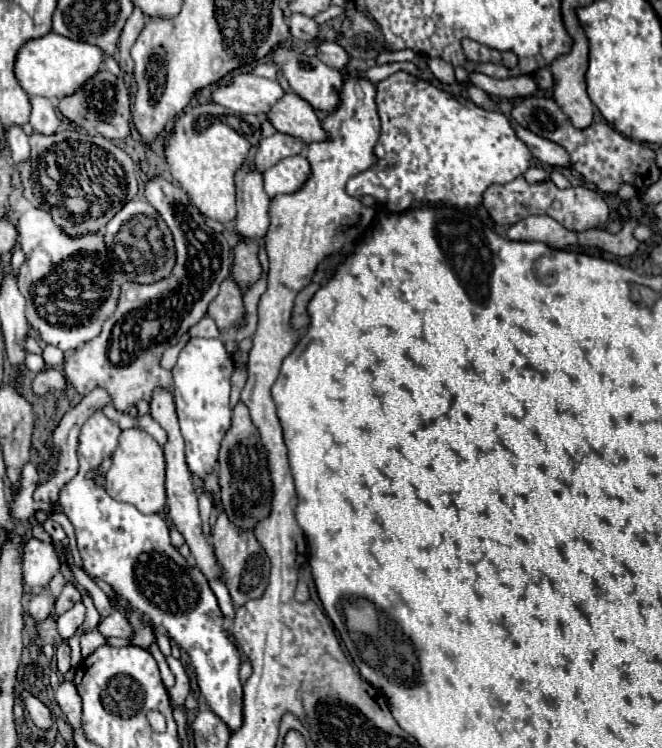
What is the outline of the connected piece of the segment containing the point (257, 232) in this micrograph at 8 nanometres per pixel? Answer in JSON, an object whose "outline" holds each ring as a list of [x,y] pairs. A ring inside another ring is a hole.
{"outline":[[[244,164],[238,174],[236,174],[236,192],[238,192],[238,216],[236,216],[236,230],[242,238],[264,238],[270,226],[270,216],[268,216],[268,206],[270,198],[264,192],[262,186],[262,174],[254,170],[254,164],[248,166]]]}

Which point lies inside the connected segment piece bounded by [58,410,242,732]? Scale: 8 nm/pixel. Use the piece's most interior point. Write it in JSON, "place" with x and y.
{"place":[132,551]}

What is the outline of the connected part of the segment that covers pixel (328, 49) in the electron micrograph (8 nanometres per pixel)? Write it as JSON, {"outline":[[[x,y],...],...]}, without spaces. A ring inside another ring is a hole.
{"outline":[[[320,42],[316,56],[318,56],[326,66],[336,68],[336,70],[342,70],[342,68],[348,64],[348,60],[350,60],[348,52],[346,52],[340,44],[336,44],[336,42]]]}

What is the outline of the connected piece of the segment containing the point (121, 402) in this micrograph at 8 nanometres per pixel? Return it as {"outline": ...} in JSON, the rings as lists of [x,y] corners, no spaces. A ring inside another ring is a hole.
{"outline":[[[154,178],[154,180],[148,182],[144,194],[146,194],[146,200],[166,220],[166,224],[168,224],[168,228],[170,228],[170,232],[174,236],[174,248],[176,248],[174,272],[170,276],[166,276],[166,280],[158,280],[154,284],[124,282],[122,284],[122,292],[120,292],[120,300],[118,300],[118,308],[104,322],[102,334],[96,336],[94,340],[90,340],[90,342],[86,342],[78,350],[70,352],[66,356],[66,360],[64,360],[66,378],[76,388],[78,394],[88,394],[88,392],[92,392],[98,386],[106,388],[110,392],[110,396],[112,396],[114,408],[118,412],[128,412],[130,416],[136,414],[136,408],[134,408],[136,402],[140,402],[140,400],[150,402],[150,396],[152,396],[154,388],[172,388],[172,372],[164,370],[160,366],[162,352],[164,352],[166,346],[178,344],[180,338],[200,318],[206,316],[210,300],[214,300],[214,296],[218,296],[218,288],[230,276],[230,266],[232,266],[230,246],[228,246],[226,238],[222,234],[214,232],[212,228],[208,232],[204,216],[194,208],[194,204],[190,202],[188,194],[178,186],[178,182],[168,182],[164,178]]]}

